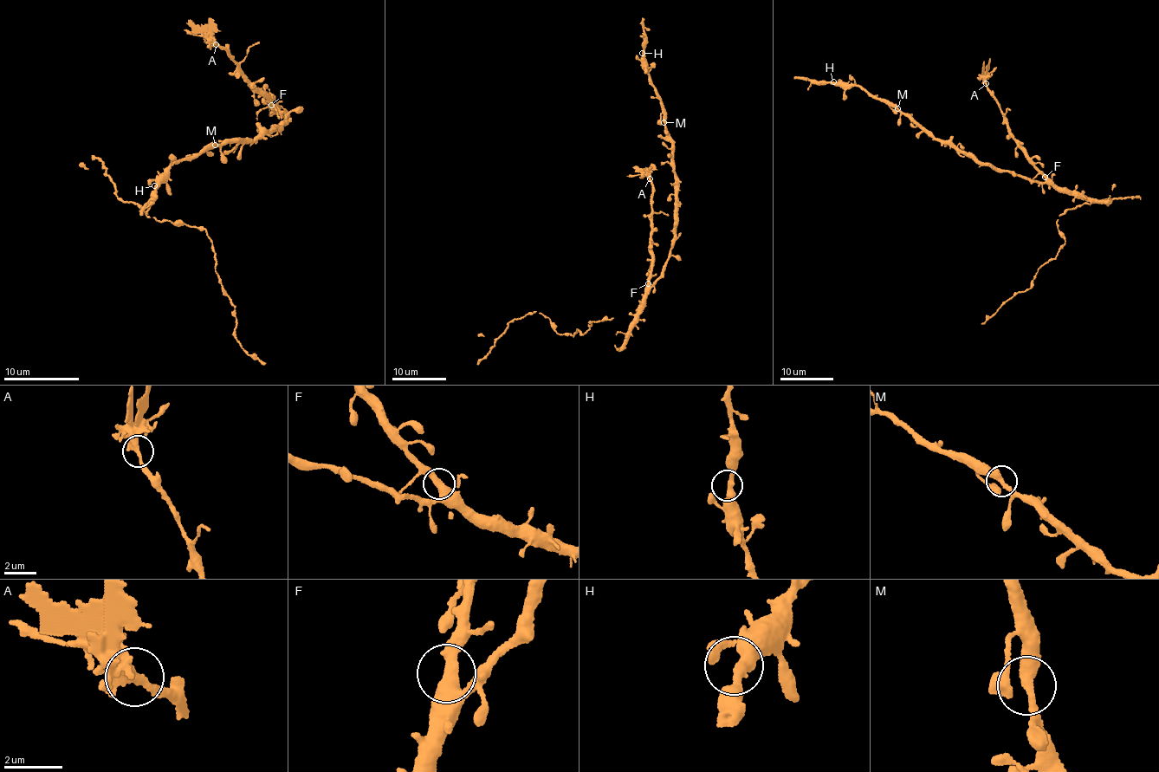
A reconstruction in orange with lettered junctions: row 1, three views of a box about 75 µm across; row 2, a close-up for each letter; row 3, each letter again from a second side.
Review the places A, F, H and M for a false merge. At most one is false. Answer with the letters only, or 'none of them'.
A

